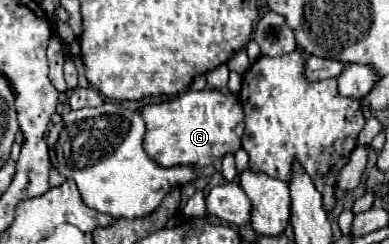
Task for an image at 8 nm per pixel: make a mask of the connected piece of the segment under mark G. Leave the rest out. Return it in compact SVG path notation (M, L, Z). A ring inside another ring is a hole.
M190 89L168 103L146 105L142 109L142 117L148 129L144 137L144 149L162 167L212 165L226 153L234 155L240 149L240 139L244 135L242 103L236 95L224 95L218 89Z

